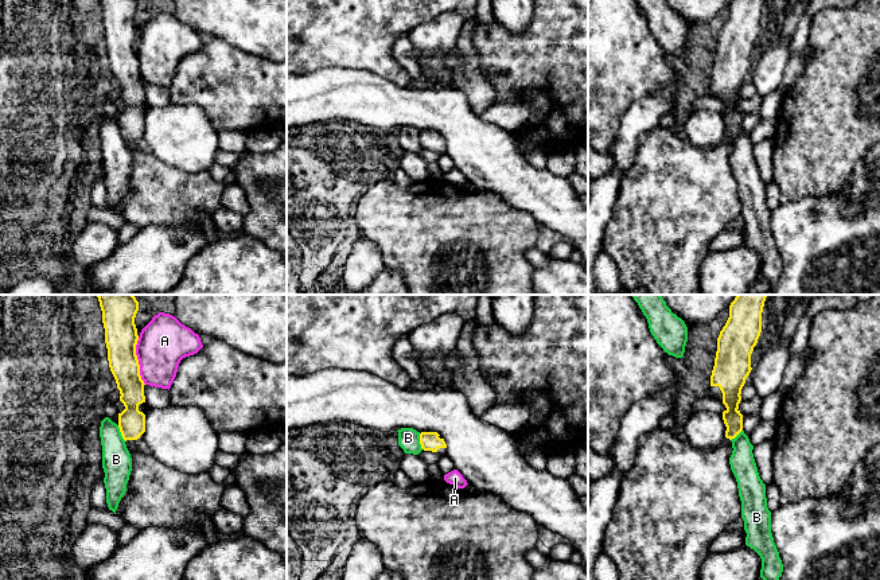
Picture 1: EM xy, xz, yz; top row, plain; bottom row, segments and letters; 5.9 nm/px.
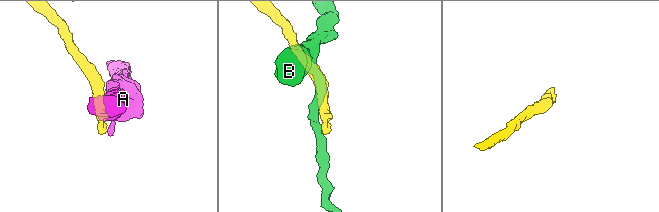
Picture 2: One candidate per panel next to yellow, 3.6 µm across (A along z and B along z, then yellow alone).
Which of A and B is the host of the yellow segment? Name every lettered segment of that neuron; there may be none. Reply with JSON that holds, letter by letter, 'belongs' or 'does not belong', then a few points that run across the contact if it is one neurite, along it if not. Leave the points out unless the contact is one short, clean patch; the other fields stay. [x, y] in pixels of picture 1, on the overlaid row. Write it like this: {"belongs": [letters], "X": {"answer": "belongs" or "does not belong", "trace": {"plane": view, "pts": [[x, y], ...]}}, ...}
{"belongs": [], "A": {"answer": "does not belong", "trace": {"plane": "xy", "pts": [[137, 337], [136, 358], [139, 374], [145, 384]]}}, "B": {"answer": "does not belong", "trace": {"plane": "xy", "pts": [[117, 425], [125, 440]]}}}

